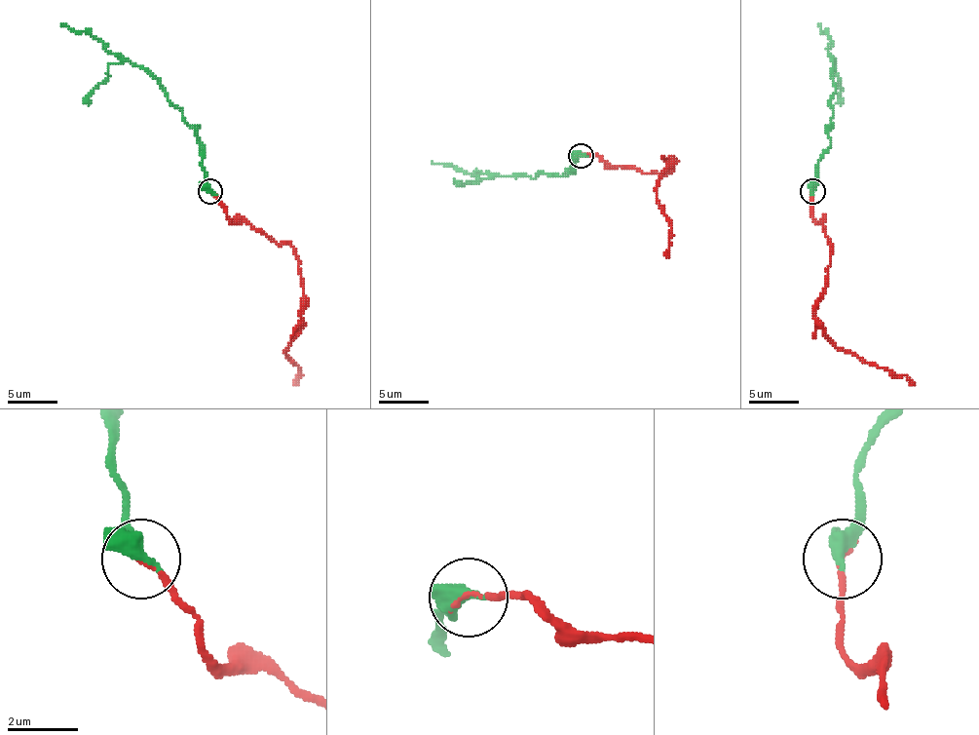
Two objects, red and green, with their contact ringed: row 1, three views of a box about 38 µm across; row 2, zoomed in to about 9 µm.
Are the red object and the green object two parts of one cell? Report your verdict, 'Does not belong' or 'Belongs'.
Belongs

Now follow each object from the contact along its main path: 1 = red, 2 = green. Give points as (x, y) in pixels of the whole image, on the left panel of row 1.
1: (209, 192), (234, 221), (248, 221), (293, 249), (303, 293), (301, 333), (285, 355), (301, 370), (296, 385)
2: (209, 192), (200, 137), (169, 100), (165, 88), (142, 68), (120, 60), (95, 38), (60, 23)

